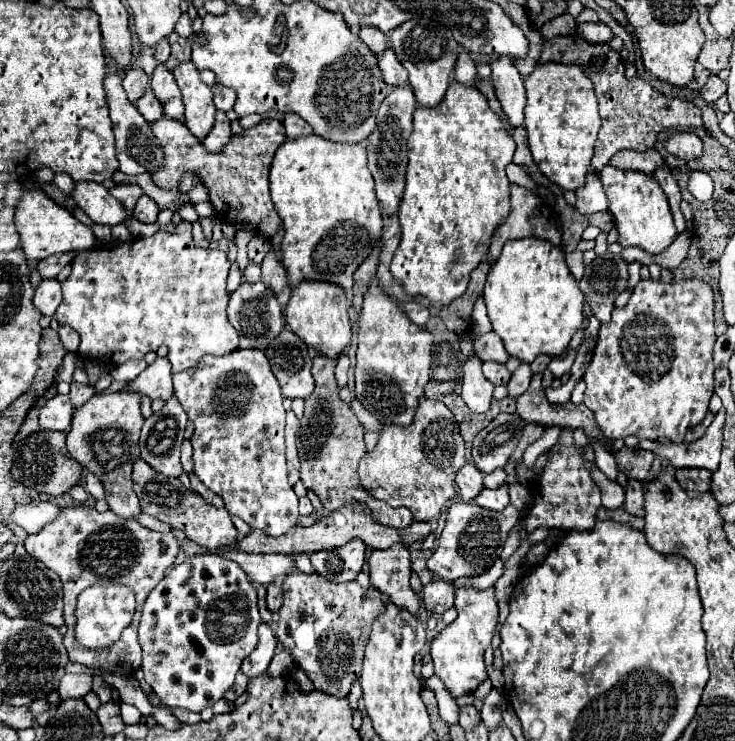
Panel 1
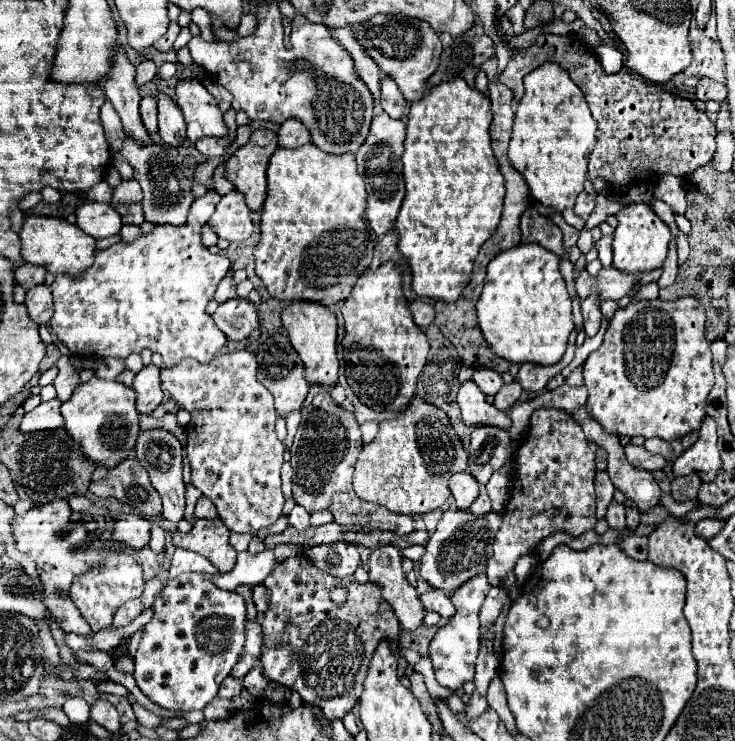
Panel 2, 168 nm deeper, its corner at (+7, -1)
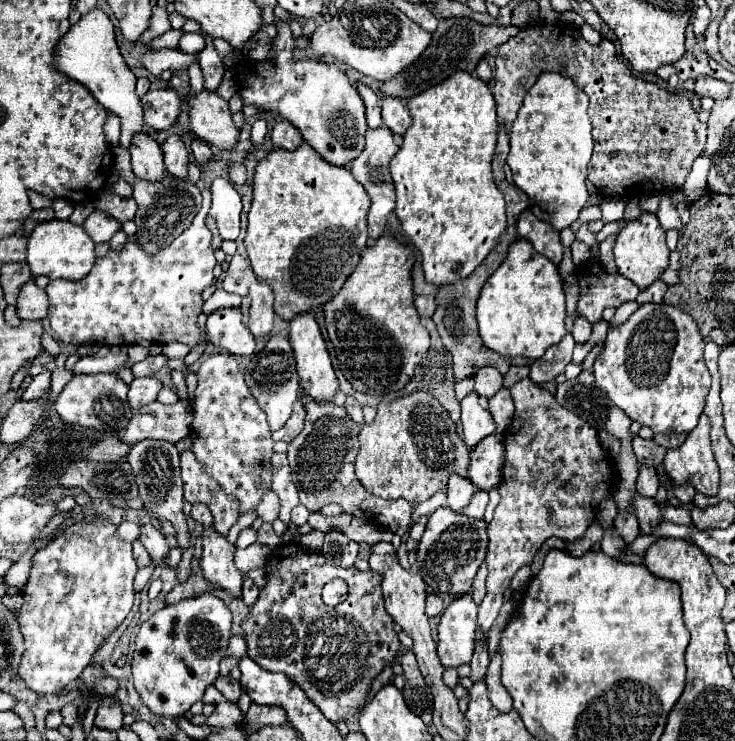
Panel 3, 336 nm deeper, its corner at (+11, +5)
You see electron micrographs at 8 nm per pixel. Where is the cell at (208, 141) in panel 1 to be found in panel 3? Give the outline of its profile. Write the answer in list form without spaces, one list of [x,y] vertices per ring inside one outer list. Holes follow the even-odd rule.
[[[194,138],[190,148],[192,148],[192,154],[194,154],[194,158],[196,158],[196,162],[198,162],[198,164],[206,164],[206,162],[212,158],[210,144],[208,144],[208,142],[204,142],[204,140],[200,140],[200,138]]]

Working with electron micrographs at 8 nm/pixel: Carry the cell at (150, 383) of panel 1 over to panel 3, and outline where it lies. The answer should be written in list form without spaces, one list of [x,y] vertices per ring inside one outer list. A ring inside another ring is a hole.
[[[134,378],[128,390],[128,402],[132,410],[140,410],[142,406],[150,404],[156,400],[162,384],[156,378]]]

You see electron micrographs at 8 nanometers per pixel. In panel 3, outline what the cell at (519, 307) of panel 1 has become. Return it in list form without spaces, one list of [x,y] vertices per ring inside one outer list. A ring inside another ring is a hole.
[[[516,240],[508,248],[504,264],[486,280],[476,302],[476,320],[484,346],[504,358],[524,356],[538,360],[546,348],[566,336],[566,304],[558,268],[538,254],[528,240]]]

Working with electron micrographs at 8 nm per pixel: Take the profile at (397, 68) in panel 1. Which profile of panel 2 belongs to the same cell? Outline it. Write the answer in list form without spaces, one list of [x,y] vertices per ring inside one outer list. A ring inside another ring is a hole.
[[[382,78],[382,100],[380,100],[384,112],[392,118],[406,118],[404,114],[404,98],[398,90],[398,86],[390,78]]]

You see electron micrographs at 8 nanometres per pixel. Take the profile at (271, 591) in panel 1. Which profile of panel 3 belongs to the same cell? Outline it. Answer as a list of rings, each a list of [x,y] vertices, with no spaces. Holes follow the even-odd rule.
[[[244,578],[244,586],[242,586],[242,602],[244,602],[246,606],[252,606],[252,604],[258,600],[258,594],[260,594],[258,586],[256,586],[250,578]]]

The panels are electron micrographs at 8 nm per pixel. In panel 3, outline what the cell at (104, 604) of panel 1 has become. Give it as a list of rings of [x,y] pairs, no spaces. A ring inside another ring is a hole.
[[[96,518],[94,522],[78,522],[48,546],[40,548],[32,558],[30,578],[24,588],[24,608],[16,616],[24,636],[26,652],[20,662],[18,676],[38,694],[58,694],[64,686],[76,680],[92,654],[102,646],[110,632],[126,618],[134,604],[134,576],[136,562],[132,558],[132,544],[116,538],[116,524]]]

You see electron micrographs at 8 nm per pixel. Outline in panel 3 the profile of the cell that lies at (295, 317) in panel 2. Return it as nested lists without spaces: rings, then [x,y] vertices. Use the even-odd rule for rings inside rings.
[[[310,312],[310,314],[294,316],[288,322],[288,328],[290,328],[288,338],[290,338],[292,350],[294,350],[294,356],[296,356],[300,386],[314,400],[332,400],[336,390],[338,390],[338,378],[334,374],[334,368],[332,368],[332,362],[330,362],[330,354],[326,350],[326,342],[322,338],[322,332],[320,332],[320,326],[318,326],[314,314]]]

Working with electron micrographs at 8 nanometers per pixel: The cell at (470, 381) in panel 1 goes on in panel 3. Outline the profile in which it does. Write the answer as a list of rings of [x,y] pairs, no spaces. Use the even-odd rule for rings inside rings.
[[[470,392],[464,396],[462,404],[462,426],[464,426],[464,442],[468,448],[476,446],[484,436],[496,430],[496,422],[492,414],[478,404],[478,394]]]

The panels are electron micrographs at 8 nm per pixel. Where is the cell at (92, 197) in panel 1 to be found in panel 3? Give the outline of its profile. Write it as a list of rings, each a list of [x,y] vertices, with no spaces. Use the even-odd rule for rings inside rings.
[[[94,210],[86,220],[84,220],[84,230],[86,234],[98,244],[98,242],[108,242],[114,232],[120,228],[120,224],[116,220],[112,220],[112,216],[108,216],[108,212],[100,212]]]

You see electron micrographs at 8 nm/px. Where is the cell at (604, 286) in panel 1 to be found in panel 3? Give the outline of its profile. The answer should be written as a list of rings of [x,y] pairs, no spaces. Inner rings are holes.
[[[576,314],[574,320],[574,328],[572,328],[572,336],[576,342],[586,342],[592,334],[592,324],[588,324],[588,320],[584,320],[580,314]]]

